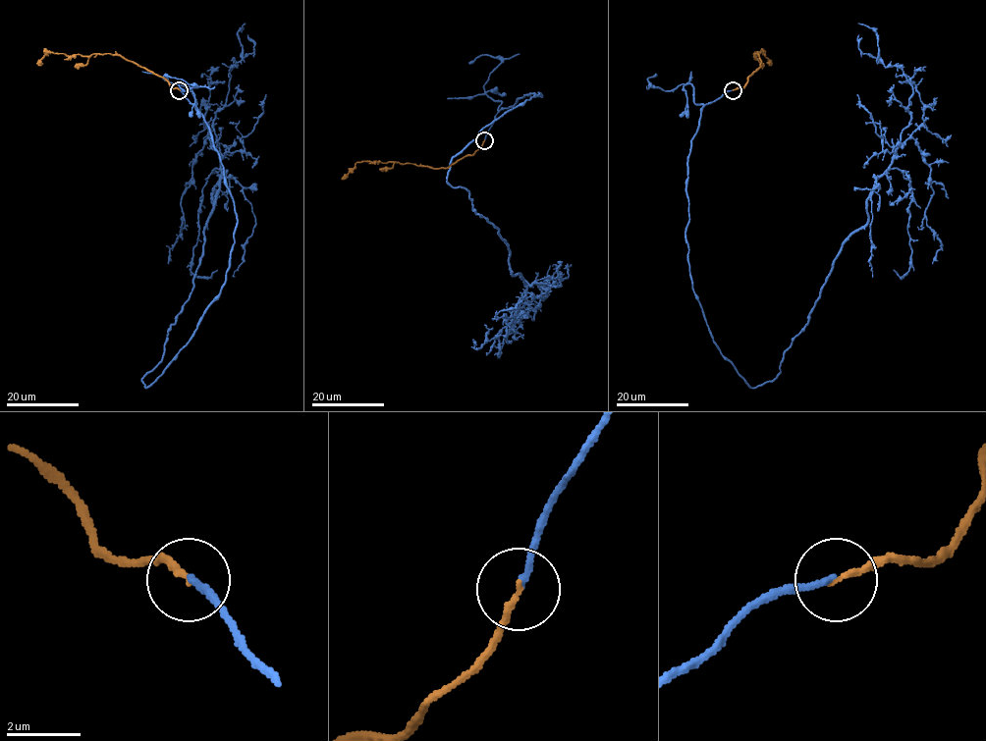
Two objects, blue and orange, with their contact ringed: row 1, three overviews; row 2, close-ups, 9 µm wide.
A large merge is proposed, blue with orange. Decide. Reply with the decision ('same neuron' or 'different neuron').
different neuron

